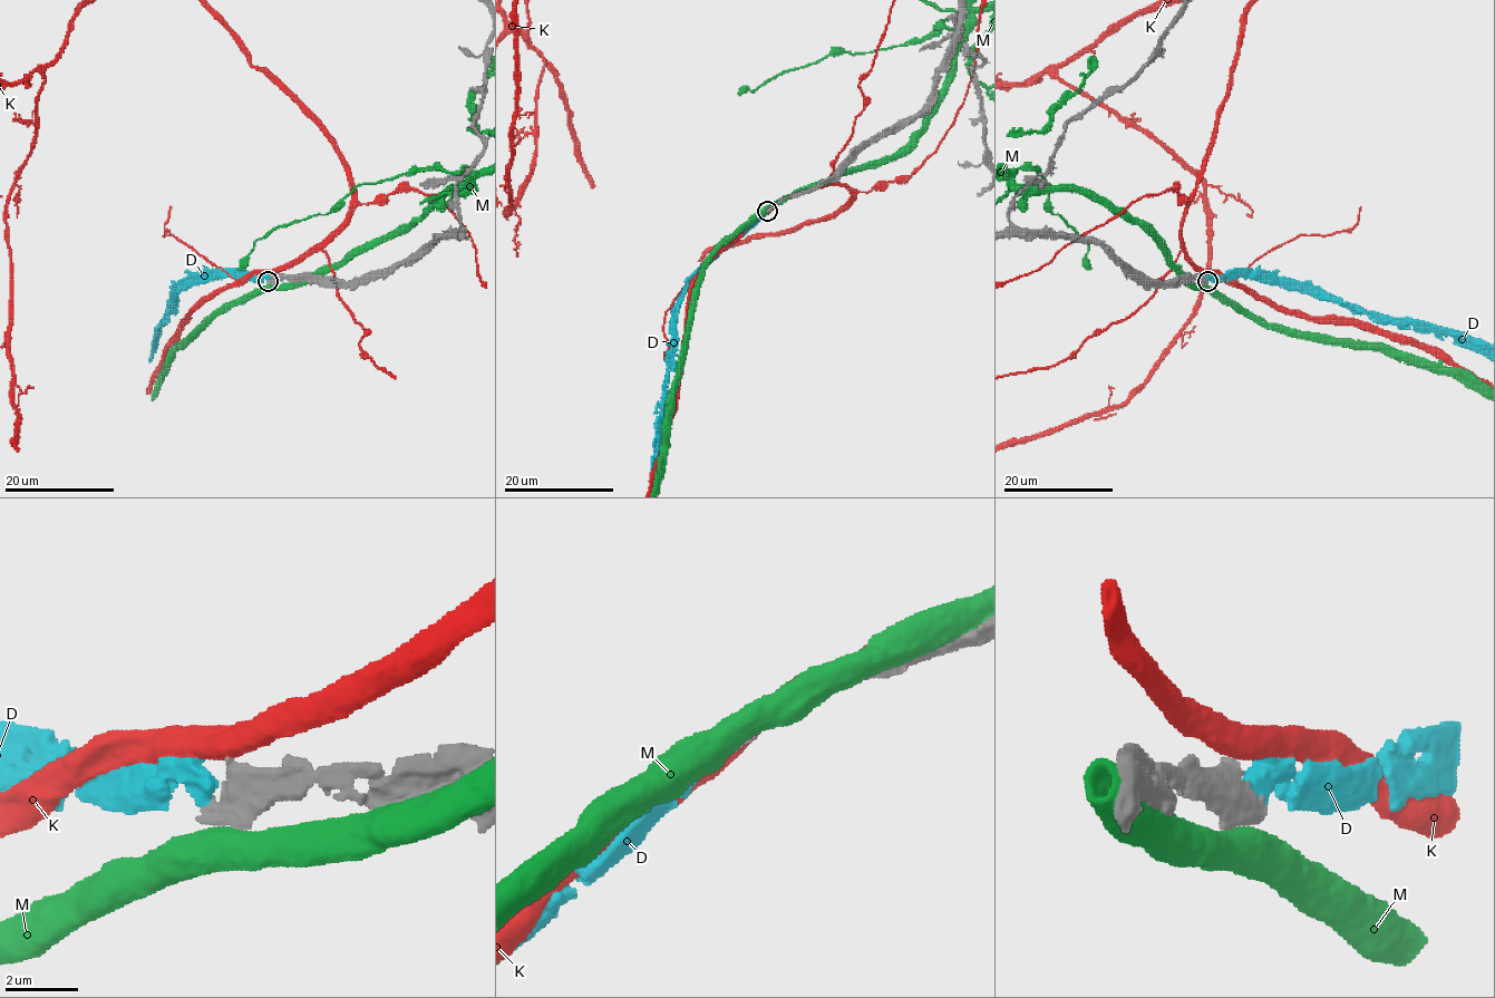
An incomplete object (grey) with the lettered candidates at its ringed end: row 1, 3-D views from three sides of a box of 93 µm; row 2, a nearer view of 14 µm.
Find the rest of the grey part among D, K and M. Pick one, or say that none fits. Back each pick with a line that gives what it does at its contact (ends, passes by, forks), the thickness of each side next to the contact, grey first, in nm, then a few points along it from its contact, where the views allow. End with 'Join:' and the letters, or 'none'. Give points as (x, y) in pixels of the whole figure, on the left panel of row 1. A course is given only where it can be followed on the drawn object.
D: It ends there. Thickness 550 nm (grey) against 480 nm
Join: D

